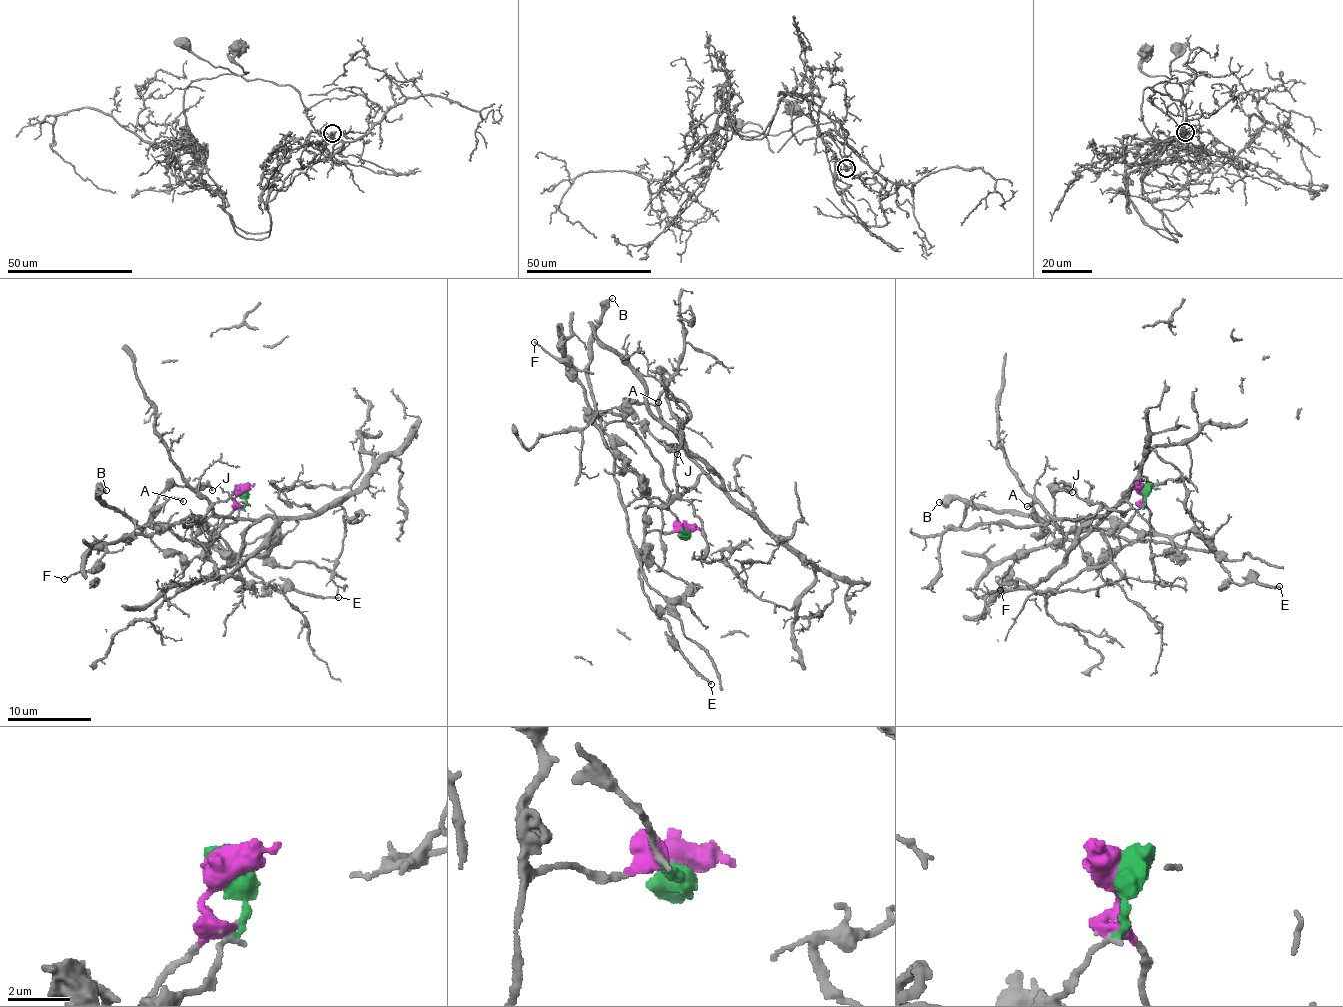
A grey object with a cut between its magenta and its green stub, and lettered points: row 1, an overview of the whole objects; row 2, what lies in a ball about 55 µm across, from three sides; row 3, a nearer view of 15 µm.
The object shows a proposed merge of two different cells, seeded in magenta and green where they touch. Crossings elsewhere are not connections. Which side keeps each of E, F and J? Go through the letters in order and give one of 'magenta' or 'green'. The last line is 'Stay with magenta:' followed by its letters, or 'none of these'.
E: magenta
F: magenta
J: magenta
Stay with magenta: E, F, J

